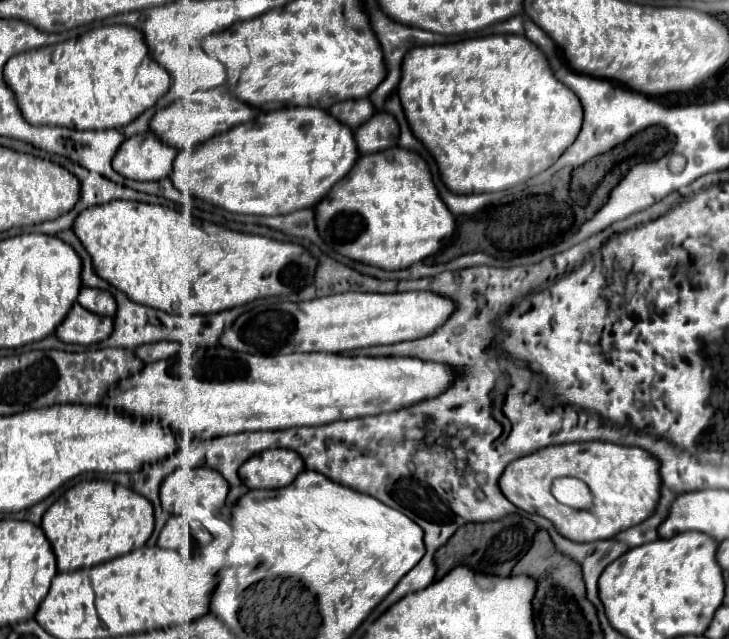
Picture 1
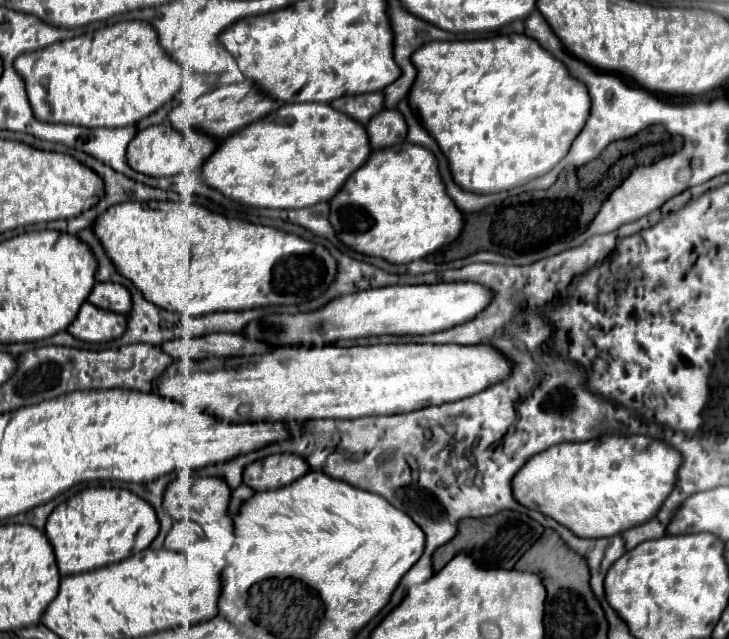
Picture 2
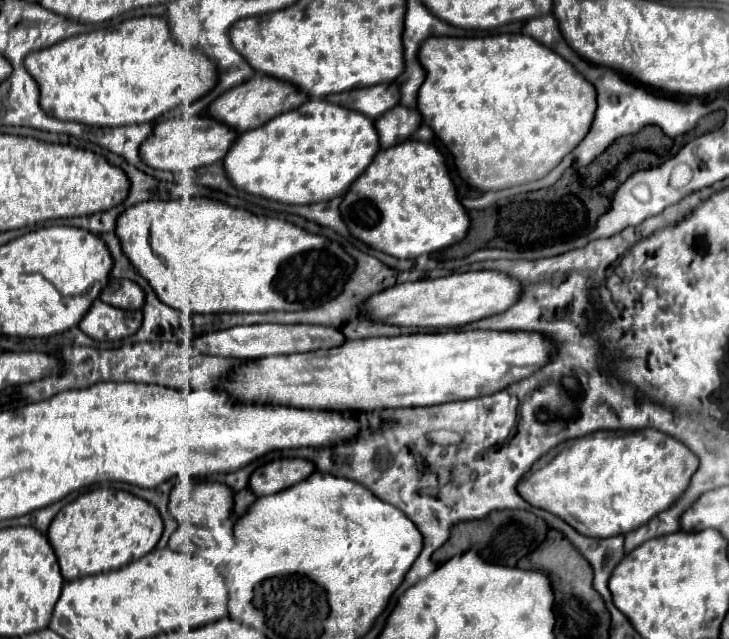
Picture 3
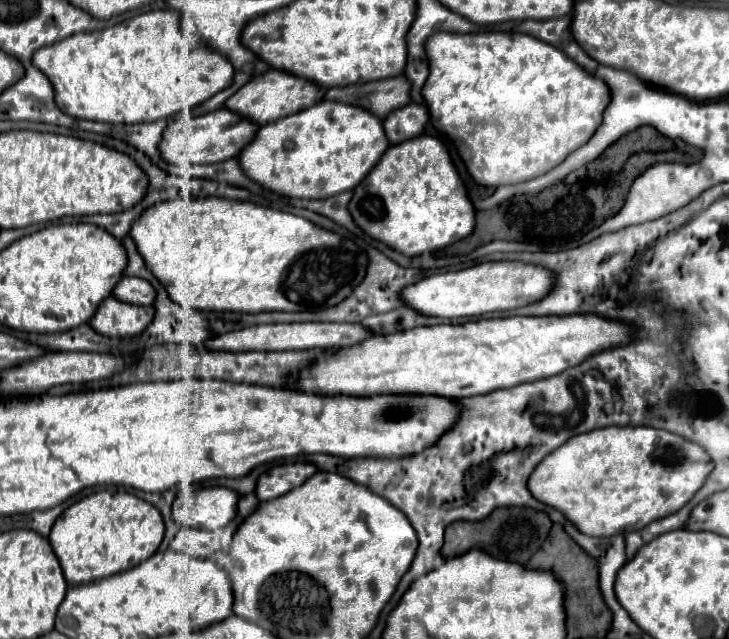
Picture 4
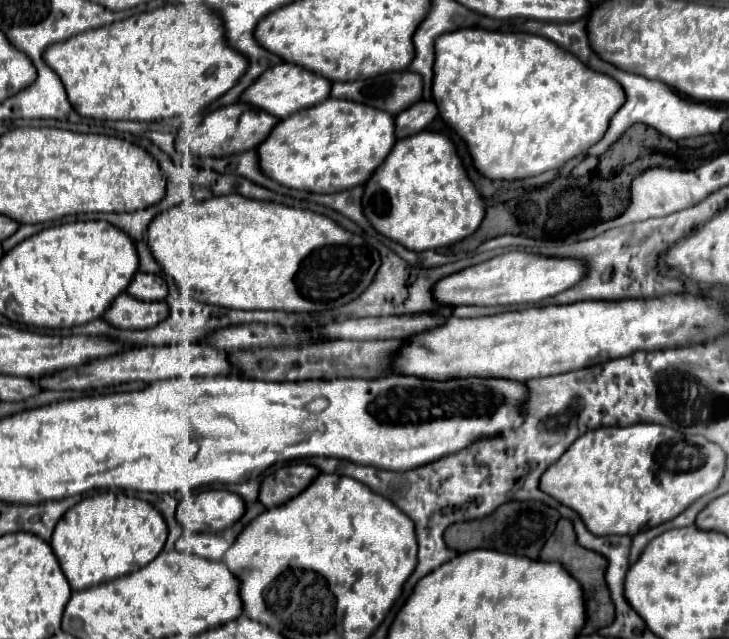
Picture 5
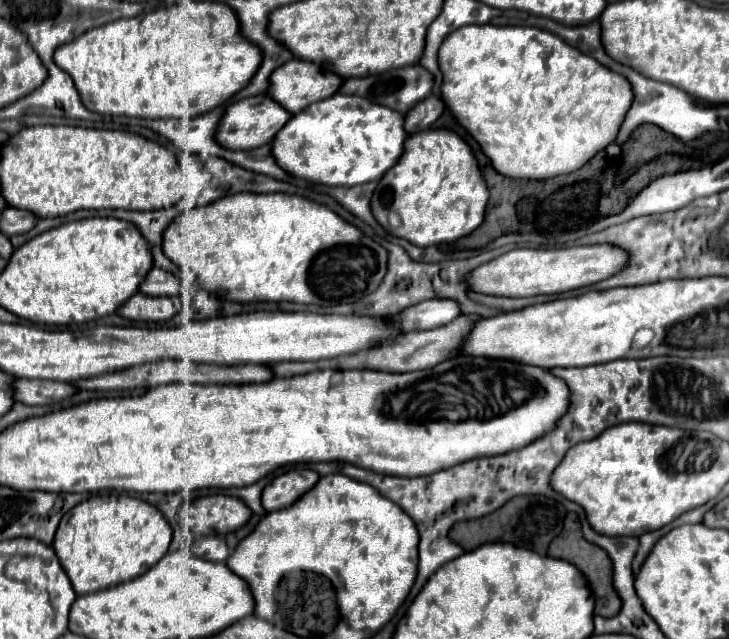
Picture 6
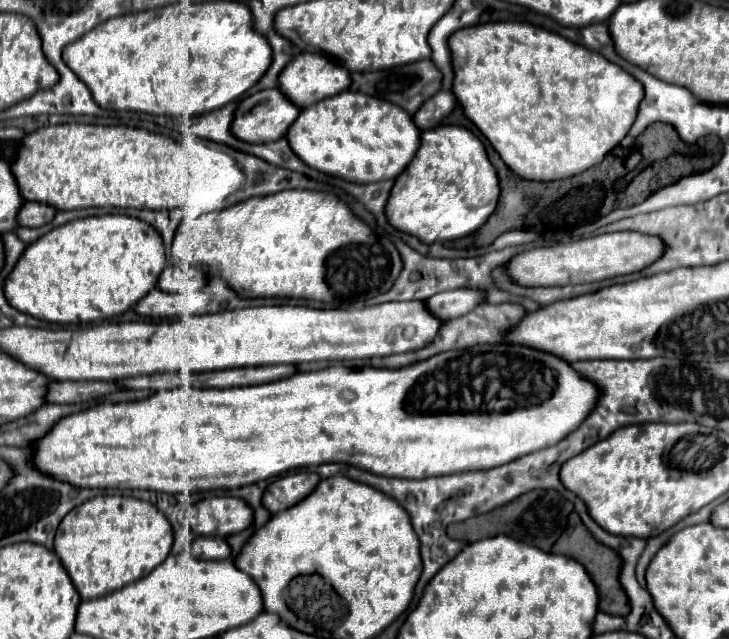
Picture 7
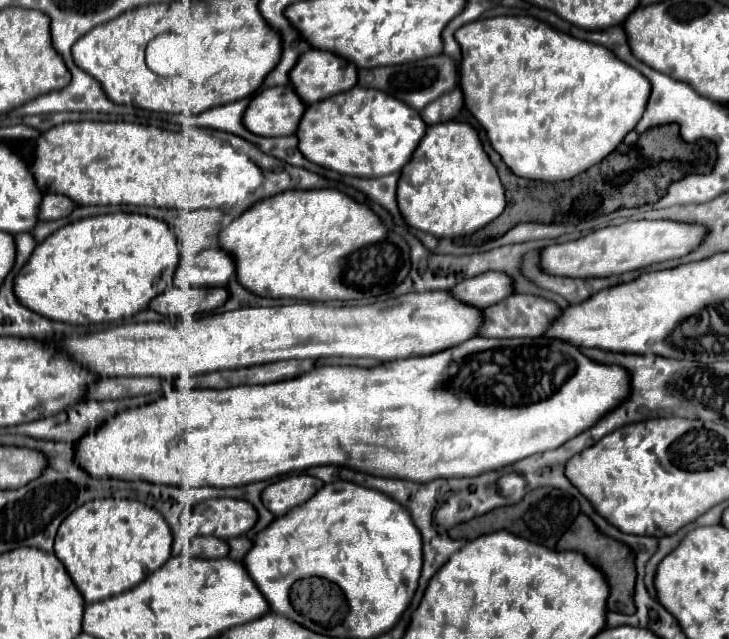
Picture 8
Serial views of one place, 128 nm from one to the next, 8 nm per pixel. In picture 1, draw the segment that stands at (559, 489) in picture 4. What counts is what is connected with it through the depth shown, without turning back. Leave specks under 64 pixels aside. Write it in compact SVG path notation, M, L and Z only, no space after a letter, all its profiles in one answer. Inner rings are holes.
M610 442L548 446L508 464L498 484L502 494L516 508L548 518L562 536L580 542L608 540L614 538L618 532L644 522L660 498L660 476L656 458L652 458L652 454L644 452L642 448L618 446ZM558 476L574 476L584 480L594 494L594 506L590 510L576 510L560 504L550 492L550 484Z

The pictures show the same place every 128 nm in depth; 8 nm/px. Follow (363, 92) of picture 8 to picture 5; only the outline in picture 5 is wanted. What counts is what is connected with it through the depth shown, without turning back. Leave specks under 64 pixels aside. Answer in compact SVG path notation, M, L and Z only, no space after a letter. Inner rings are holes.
M328 98L304 108L276 124L272 136L260 144L260 168L264 174L292 190L332 194L366 184L372 172L386 160L396 142L394 116L352 100Z

